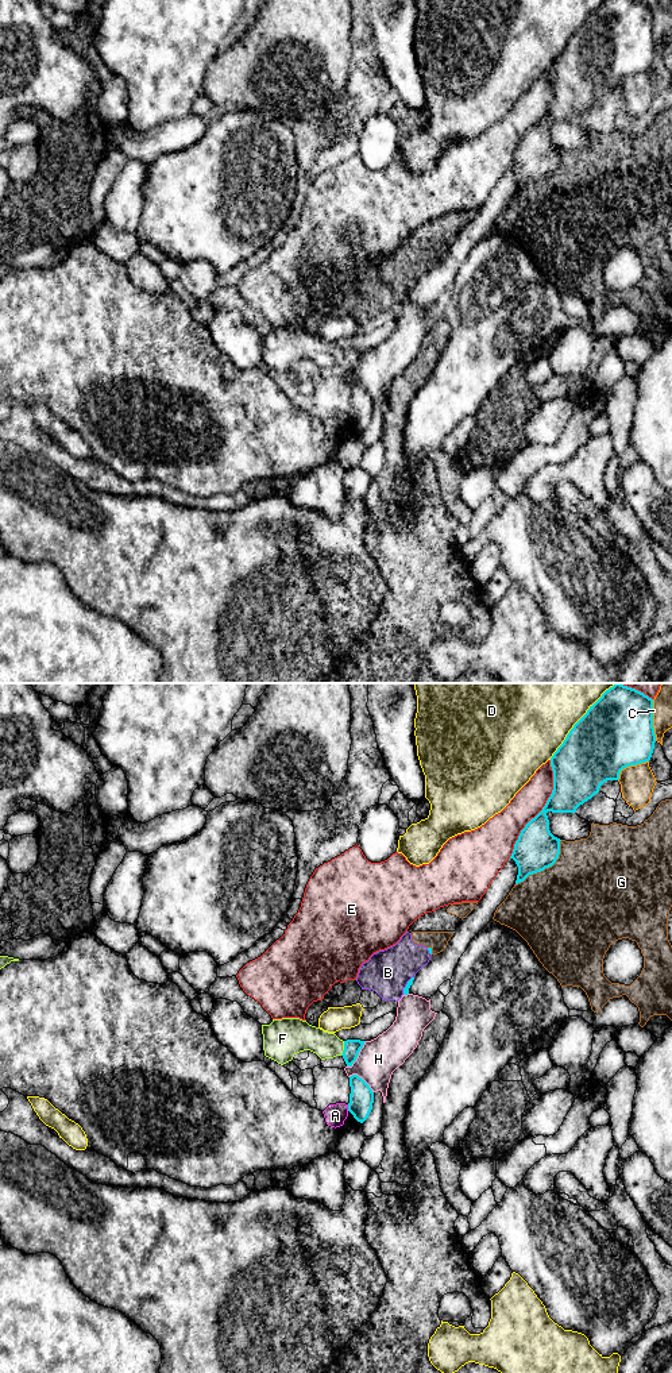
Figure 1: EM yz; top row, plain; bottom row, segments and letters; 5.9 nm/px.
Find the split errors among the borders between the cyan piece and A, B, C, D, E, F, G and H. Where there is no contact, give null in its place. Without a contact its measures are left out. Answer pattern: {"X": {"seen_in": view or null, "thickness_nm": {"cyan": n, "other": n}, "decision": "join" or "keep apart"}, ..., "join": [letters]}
{"A": {"seen_in": "yz", "thickness_nm": {"cyan": 140, "other": 130}, "decision": "keep apart"}, "B": {"seen_in": "yz", "thickness_nm": {"cyan": 30, "other": 260}, "decision": "keep apart"}, "C": {"seen_in": "yz", "thickness_nm": {"cyan": 440, "other": 110}, "decision": "keep apart"}, "D": {"seen_in": "yz", "thickness_nm": {"cyan": 420, "other": 400}, "decision": "keep apart"}, "E": {"seen_in": "yz", "thickness_nm": {"cyan": 260, "other": 190}, "decision": "keep apart"}, "F": {"seen_in": "yz", "thickness_nm": {"cyan": 100, "other": 160}, "decision": "join"}, "G": {"seen_in": "yz", "thickness_nm": {"cyan": 260, "other": 480}, "decision": "keep apart"}, "H": {"seen_in": "yz", "thickness_nm": {"cyan": 100, "other": 240}, "decision": "keep apart"}, "join": ["F"]}

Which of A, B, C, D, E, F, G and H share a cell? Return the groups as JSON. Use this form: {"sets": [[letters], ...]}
{"sets": [["A"], ["B", "G"], ["C"], ["D"], ["E"], ["F"], ["H"]]}

